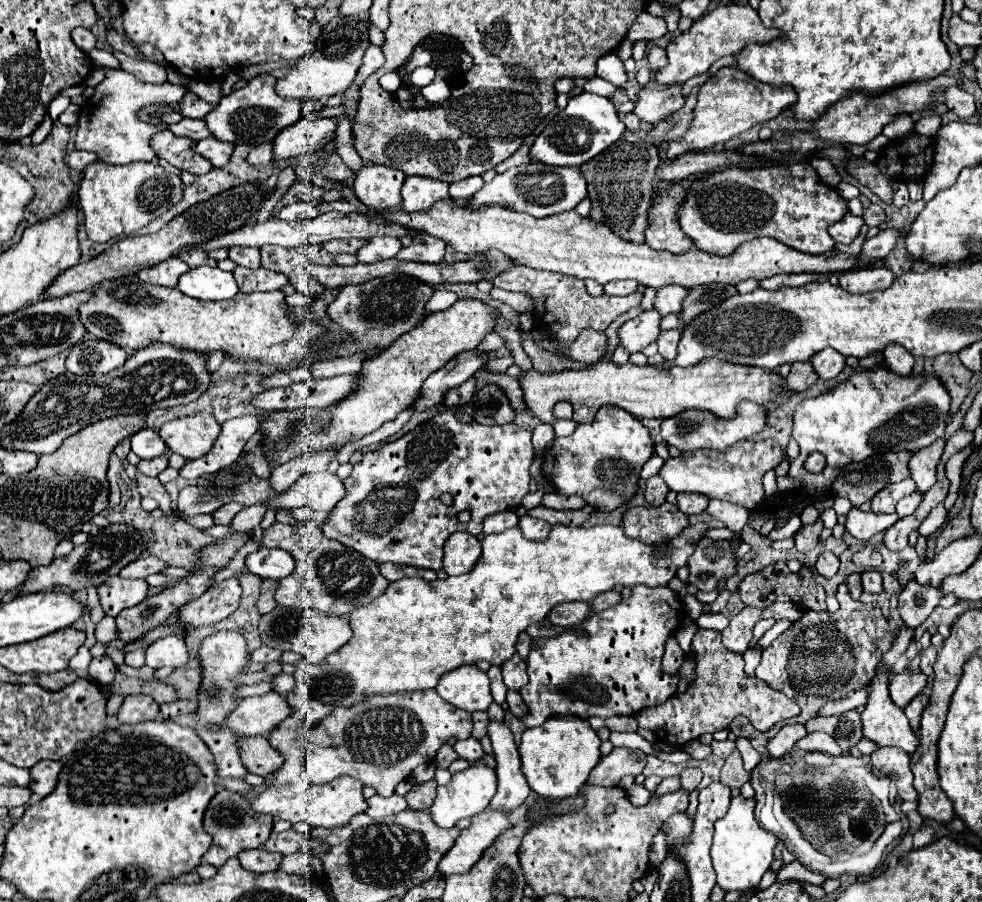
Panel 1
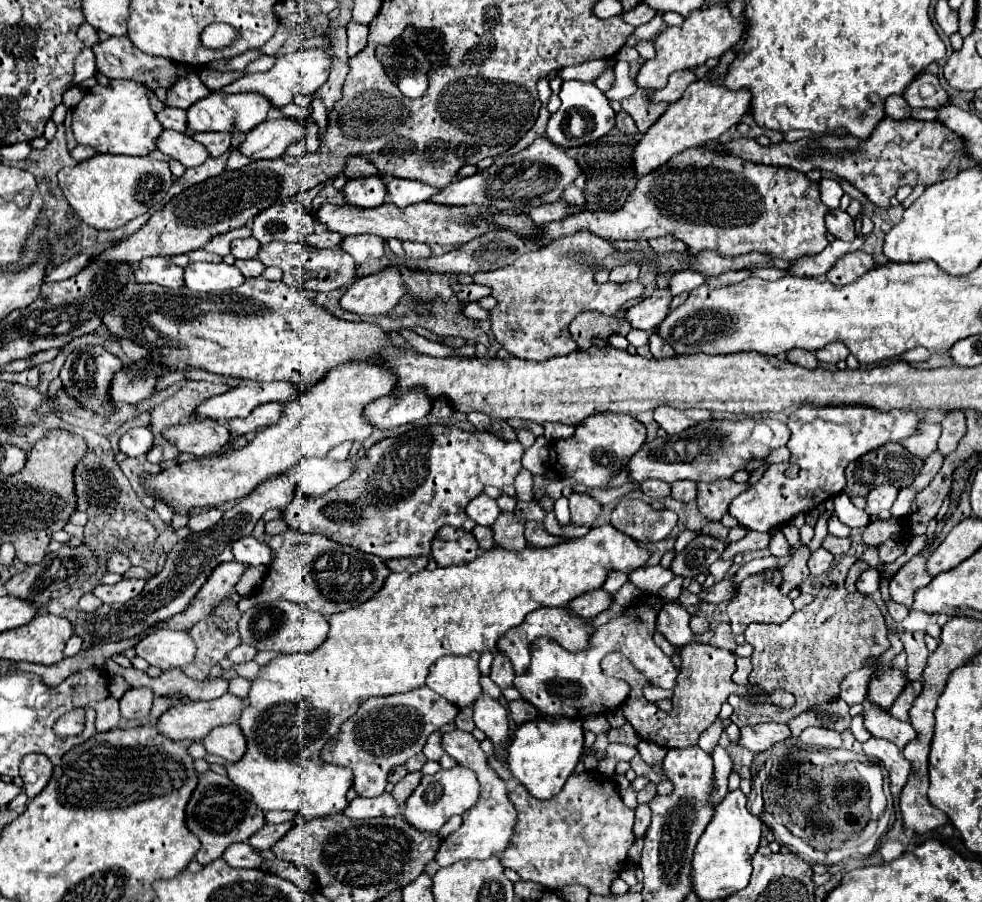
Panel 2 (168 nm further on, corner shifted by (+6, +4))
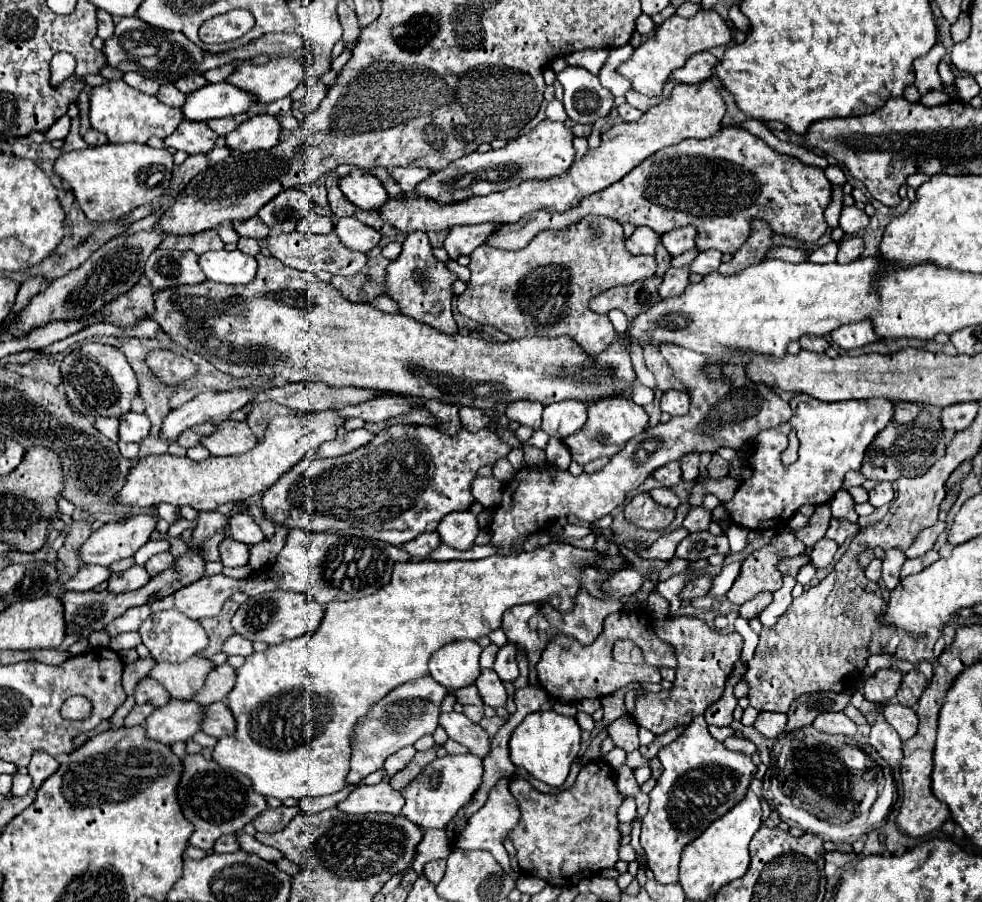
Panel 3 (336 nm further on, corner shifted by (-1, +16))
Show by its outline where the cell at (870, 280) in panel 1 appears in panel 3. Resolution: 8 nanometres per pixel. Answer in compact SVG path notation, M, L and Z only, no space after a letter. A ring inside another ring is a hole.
M849 236L849 238L841 240L841 244L839 244L837 262L839 264L849 264L849 262L861 258L863 250L865 250L865 240L861 236Z

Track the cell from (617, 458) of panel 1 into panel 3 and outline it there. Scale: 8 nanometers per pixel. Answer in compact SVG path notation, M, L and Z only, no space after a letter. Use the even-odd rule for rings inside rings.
M621 396L621 398L597 400L589 406L589 418L585 426L567 436L565 444L571 450L571 458L581 466L585 466L595 458L613 458L619 450L623 450L627 440L631 440L633 436L637 436L647 428L647 422L649 422L647 412L641 406L637 406L631 398Z

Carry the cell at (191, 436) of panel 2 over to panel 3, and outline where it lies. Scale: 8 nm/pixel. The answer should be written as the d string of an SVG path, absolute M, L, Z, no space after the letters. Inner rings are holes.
M225 420L223 424L215 424L215 432L211 436L203 436L201 446L205 446L215 456L231 456L243 454L257 444L253 432L245 422Z

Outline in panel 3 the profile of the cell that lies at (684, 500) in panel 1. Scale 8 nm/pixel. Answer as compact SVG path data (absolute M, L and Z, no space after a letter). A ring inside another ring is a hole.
M687 454L683 460L679 460L681 470L683 470L683 480L693 482L699 476L699 456L697 454Z

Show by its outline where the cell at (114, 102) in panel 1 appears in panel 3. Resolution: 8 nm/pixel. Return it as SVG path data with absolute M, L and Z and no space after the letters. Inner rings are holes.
M107 80L89 92L89 122L93 130L103 132L109 142L147 142L151 136L167 138L183 120L181 110L165 106L157 96L143 94L123 80Z

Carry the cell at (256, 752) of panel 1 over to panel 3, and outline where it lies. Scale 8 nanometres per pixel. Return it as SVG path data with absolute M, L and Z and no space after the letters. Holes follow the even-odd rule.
M215 702L207 708L207 716L203 720L203 732L215 738L235 734L235 716L227 708L227 702Z

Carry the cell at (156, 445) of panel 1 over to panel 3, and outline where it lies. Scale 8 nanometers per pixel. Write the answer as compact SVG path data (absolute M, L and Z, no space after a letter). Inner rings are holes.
M127 412L121 416L121 426L119 426L119 436L125 442L143 442L149 436L151 422L147 414L135 414Z

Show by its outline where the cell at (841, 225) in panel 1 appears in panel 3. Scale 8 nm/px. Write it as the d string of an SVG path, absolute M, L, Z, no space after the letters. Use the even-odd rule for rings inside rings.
M843 206L841 218L839 218L839 228L843 228L845 234L857 234L869 224L869 218L863 210L857 206Z

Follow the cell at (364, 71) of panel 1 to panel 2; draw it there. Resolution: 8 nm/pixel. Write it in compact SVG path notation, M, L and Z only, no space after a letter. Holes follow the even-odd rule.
M350 20L346 24L346 30L348 30L348 56L356 56L356 52L360 52L368 40L368 26L356 22L356 20Z

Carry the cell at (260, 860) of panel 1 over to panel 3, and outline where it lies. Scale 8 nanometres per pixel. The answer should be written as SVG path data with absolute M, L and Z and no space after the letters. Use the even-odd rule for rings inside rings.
M229 834L229 836L221 836L217 842L215 842L215 852L237 852L239 850L239 842L237 842L237 836L235 834Z

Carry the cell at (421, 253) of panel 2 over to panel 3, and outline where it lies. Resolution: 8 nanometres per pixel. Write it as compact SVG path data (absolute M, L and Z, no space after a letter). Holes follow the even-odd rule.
M411 232L403 242L403 252L387 268L387 294L399 304L401 314L411 316L423 324L429 324L445 334L455 334L457 324L451 314L453 290L451 284L457 280L443 262L433 256L433 246L425 232Z

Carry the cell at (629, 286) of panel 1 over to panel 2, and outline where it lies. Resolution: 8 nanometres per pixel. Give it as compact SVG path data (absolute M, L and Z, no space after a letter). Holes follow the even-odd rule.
M624 262L610 272L610 280L612 282L632 282L638 278L638 270L640 268L634 262Z

